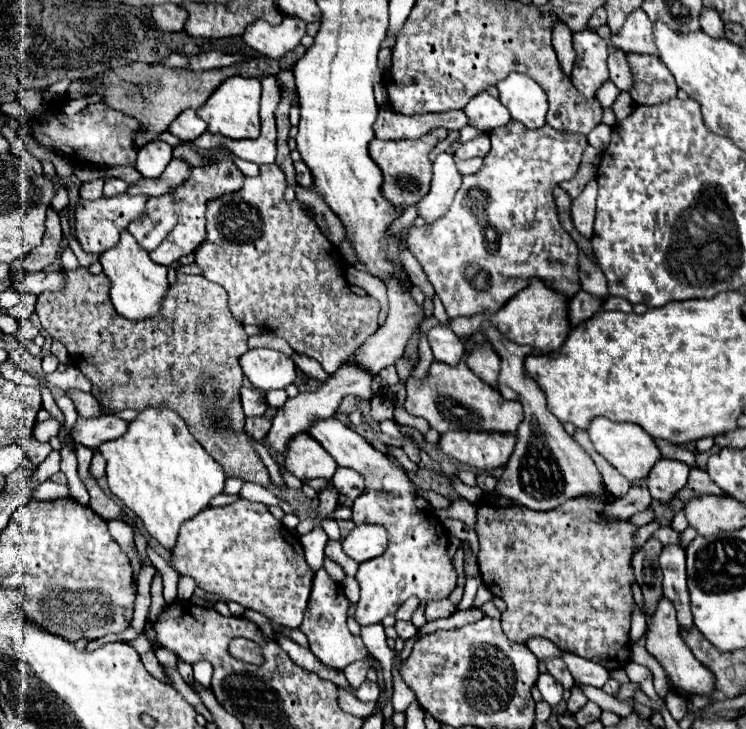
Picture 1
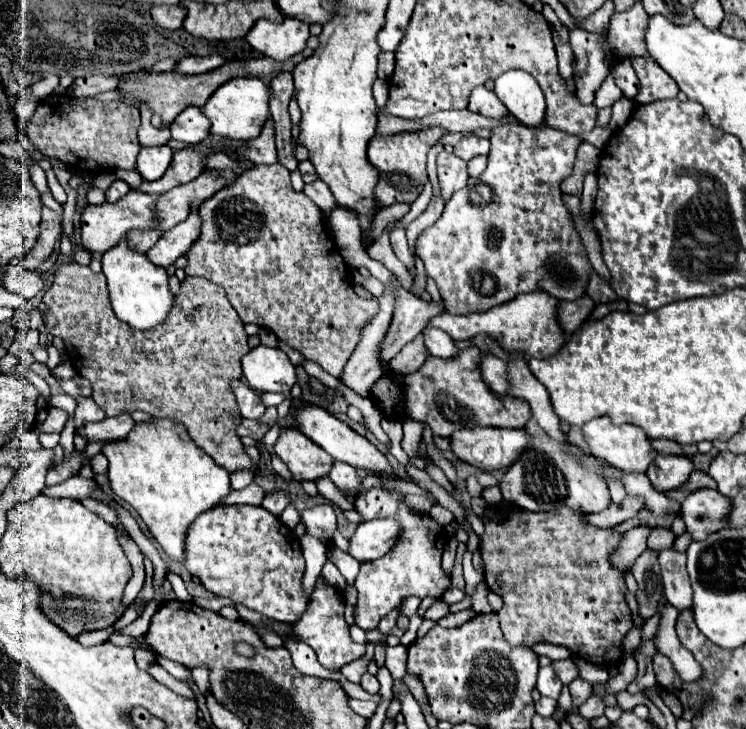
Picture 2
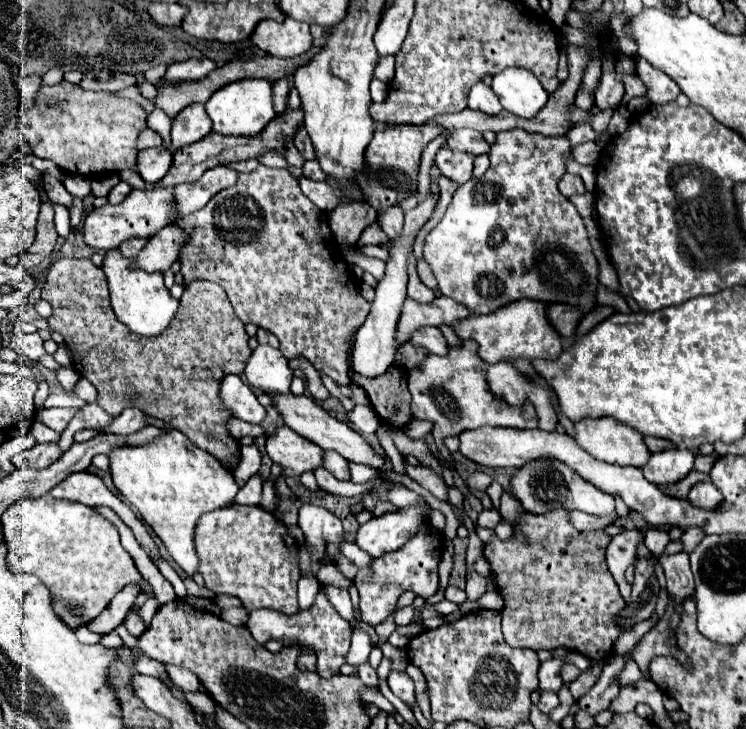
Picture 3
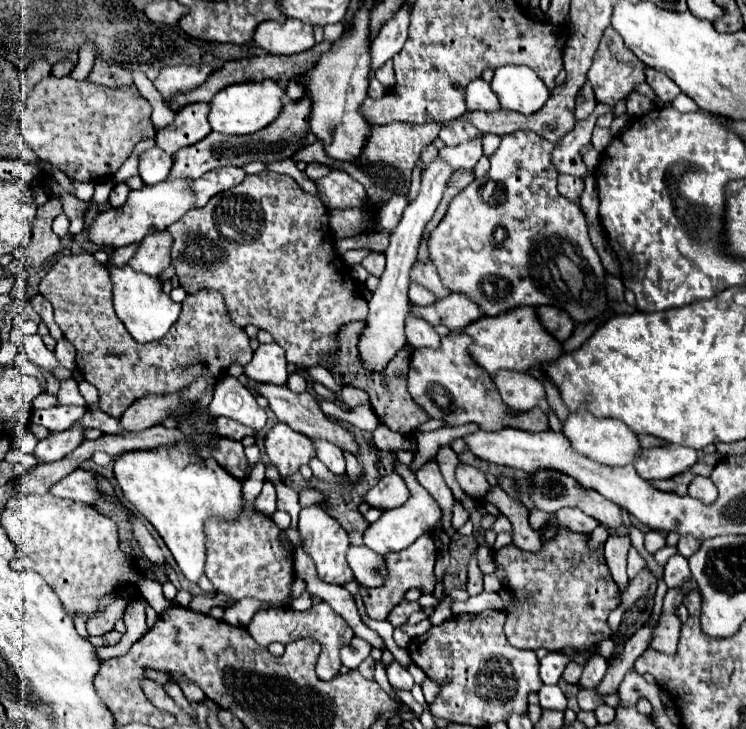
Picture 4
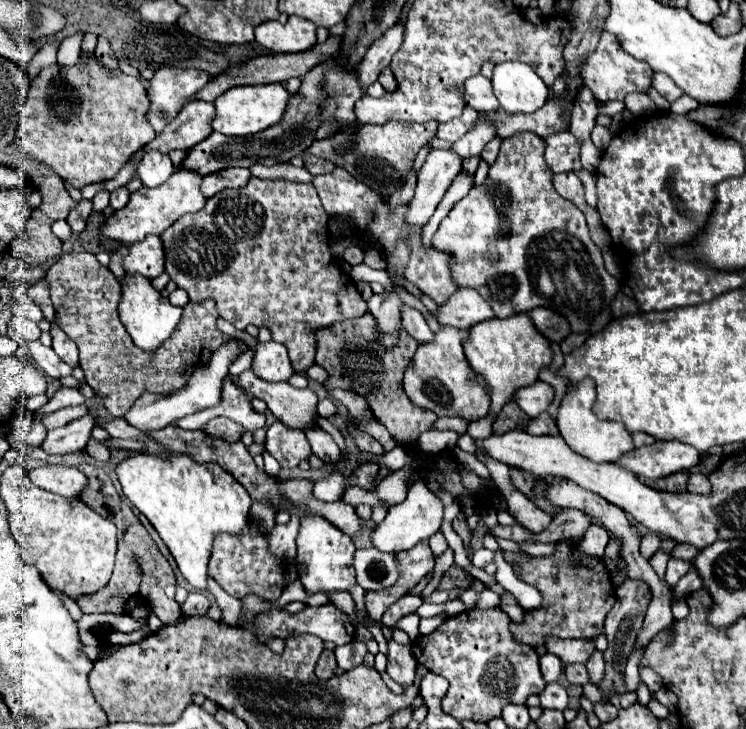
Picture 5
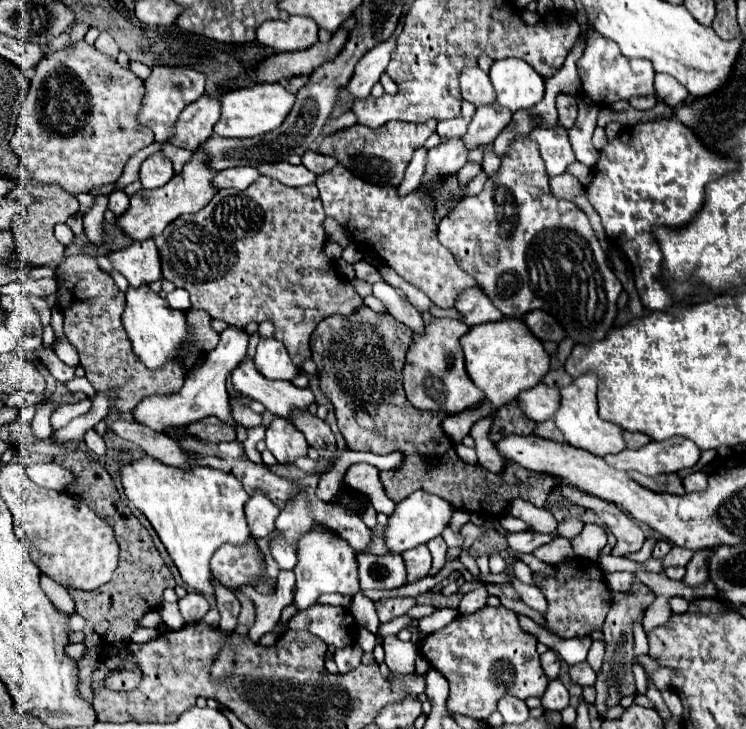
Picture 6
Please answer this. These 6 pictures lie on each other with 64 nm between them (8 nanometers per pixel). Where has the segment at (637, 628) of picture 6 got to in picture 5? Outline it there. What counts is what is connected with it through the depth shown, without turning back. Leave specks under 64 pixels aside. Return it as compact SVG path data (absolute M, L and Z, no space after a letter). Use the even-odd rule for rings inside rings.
M636 650L628 664L626 664L626 670L624 670L624 682L626 682L626 692L638 692L638 686L640 686L640 674L638 674L638 662L640 662L640 656L642 656L644 650Z

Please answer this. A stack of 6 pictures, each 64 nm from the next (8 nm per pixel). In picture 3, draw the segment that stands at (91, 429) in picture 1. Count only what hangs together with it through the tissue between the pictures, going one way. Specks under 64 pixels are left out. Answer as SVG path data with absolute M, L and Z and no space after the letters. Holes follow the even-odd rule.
M128 408L118 418L114 418L106 428L100 428L98 434L120 434L120 436L124 436L124 434L138 432L140 428L146 426L144 416L146 416L146 412L142 412L138 408Z

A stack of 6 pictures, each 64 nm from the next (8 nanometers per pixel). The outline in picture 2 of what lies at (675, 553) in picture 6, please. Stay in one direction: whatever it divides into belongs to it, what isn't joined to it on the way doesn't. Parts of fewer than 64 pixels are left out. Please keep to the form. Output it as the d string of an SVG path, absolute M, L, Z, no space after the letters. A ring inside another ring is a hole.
M696 490L682 502L682 518L694 540L704 540L708 534L728 526L730 502L718 490Z

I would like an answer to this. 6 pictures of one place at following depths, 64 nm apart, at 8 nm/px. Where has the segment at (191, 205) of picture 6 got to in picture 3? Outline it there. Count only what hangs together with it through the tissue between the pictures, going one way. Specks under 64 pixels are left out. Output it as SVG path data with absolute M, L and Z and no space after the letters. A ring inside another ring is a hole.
M144 188L144 190L132 190L124 202L112 206L104 204L100 208L94 208L86 220L84 220L84 242L96 250L112 250L118 248L124 240L130 240L134 236L150 238L160 228L170 224L170 204L172 188Z

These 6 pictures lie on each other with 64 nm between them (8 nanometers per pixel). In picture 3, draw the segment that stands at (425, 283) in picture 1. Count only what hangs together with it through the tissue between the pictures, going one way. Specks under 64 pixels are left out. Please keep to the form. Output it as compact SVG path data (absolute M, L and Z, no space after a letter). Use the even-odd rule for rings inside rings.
M392 206L388 210L382 212L380 216L380 226L382 230L386 232L386 236L394 242L400 238L400 232L402 232L402 226L404 226L404 214L398 206Z

